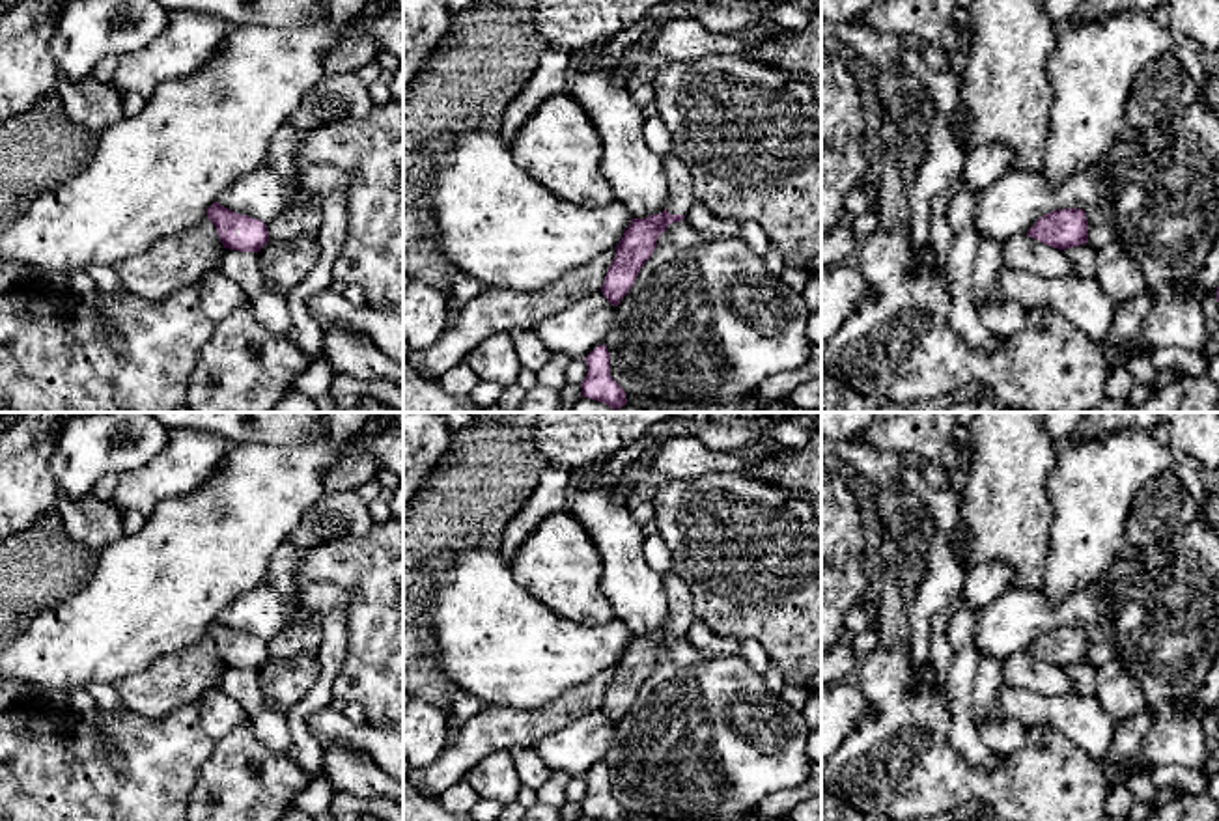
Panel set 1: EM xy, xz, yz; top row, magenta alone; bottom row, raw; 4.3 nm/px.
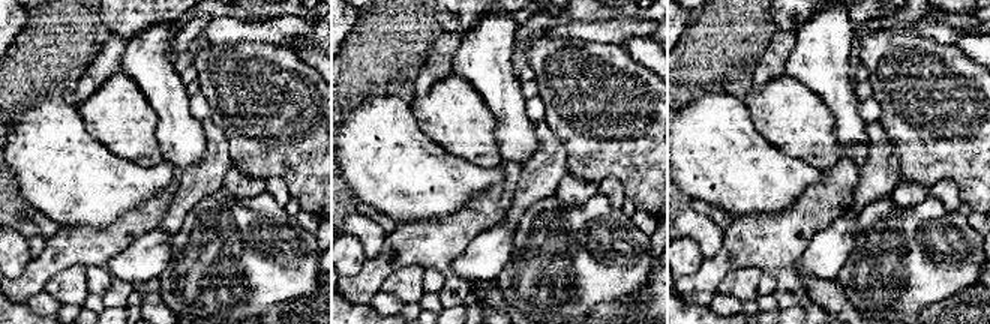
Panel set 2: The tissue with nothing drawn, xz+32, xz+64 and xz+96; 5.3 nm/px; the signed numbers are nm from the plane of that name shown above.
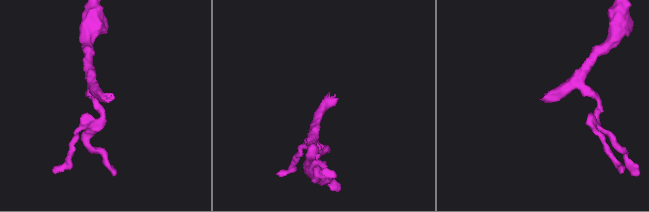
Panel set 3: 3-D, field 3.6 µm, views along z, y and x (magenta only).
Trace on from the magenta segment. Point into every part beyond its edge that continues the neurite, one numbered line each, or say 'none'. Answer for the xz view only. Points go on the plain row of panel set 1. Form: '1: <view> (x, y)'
1: xz (678, 594)

